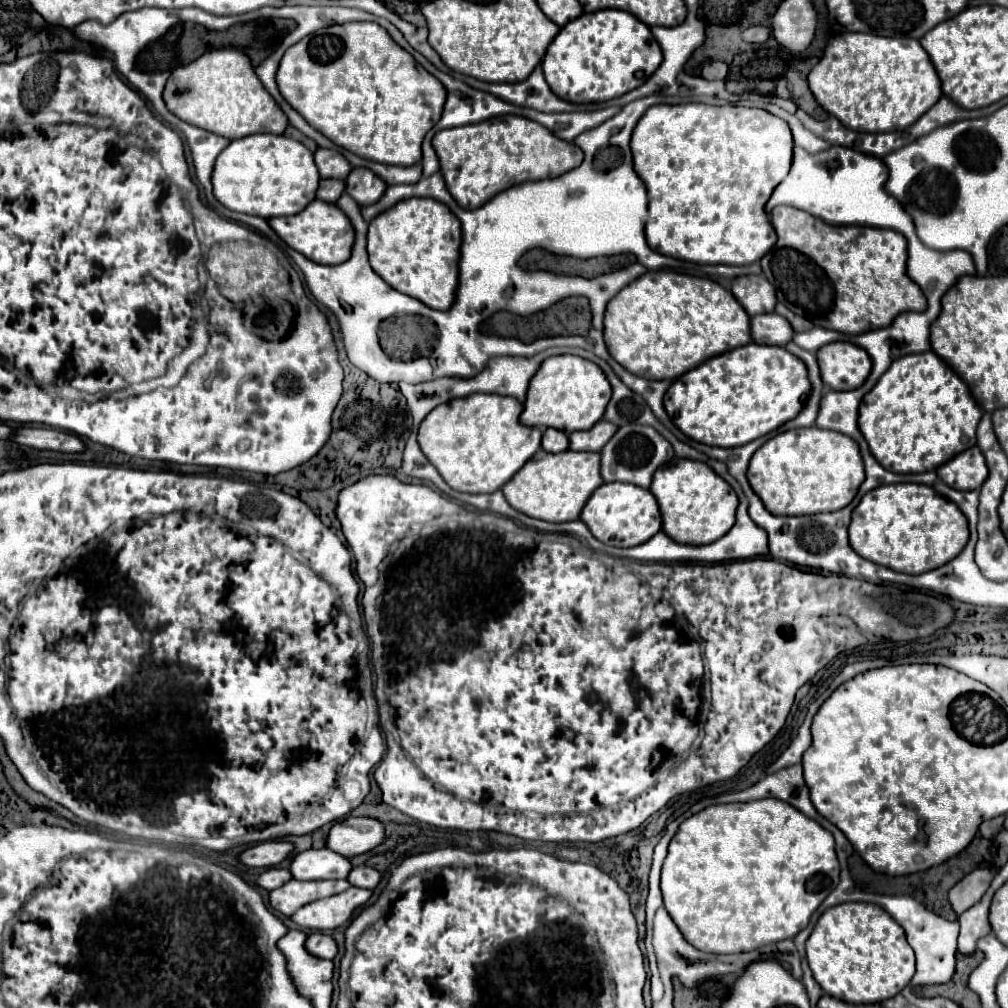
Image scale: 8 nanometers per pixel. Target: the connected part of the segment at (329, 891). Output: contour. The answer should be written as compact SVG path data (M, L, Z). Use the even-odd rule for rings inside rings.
M289 880L281 888L275 888L269 892L269 904L285 914L295 914L303 904L309 904L313 900L319 900L323 896L333 896L339 892L345 892L351 884L347 880L319 880L319 882L299 882Z

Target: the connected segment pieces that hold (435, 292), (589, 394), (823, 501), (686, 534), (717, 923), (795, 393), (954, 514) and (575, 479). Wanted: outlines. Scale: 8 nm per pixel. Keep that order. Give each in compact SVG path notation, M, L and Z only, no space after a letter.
M409 198L401 200L393 208L381 212L369 222L367 232L367 252L371 268L395 290L421 300L433 310L449 310L455 300L455 290L459 282L459 248L461 248L461 224L451 214L451 210L433 198Z
M551 356L547 358L537 374L531 378L527 400L519 422L535 428L557 428L565 434L575 430L589 430L601 420L603 410L611 398L611 386L603 378L603 370L597 364L579 356Z
M817 426L787 430L773 436L753 454L747 470L747 480L753 492L775 516L803 516L803 514L841 510L855 498L863 478L865 478L863 460L859 458L859 446L855 446L855 440L833 430L821 430Z
M679 458L673 464L661 466L655 472L649 490L659 504L663 532L679 544L711 544L713 540L719 540L723 534L727 534L727 530L731 530L735 524L737 494L703 462Z
M775 798L753 800L753 802L745 802L745 804L717 804L717 806L709 806L709 808L701 810L699 814L693 814L679 826L677 834L673 836L673 840L669 844L669 854L667 854L667 858L663 862L663 870L661 870L661 892L663 892L663 902L665 902L669 916L679 926L679 930L687 938L687 942L691 942L697 950L713 952L713 954L747 952L747 950L755 950L763 944L793 938L797 932L801 932L807 926L811 914L819 908L819 904L827 898L827 894L837 884L839 884L839 862L837 862L835 842L833 842L831 832L827 832L815 820L811 820L805 814L801 814L799 810L795 810L791 804L787 804L783 800L775 800Z
M751 342L709 358L673 380L663 406L685 436L709 446L737 448L795 418L809 392L807 368L797 356L781 346L759 346Z
M885 484L867 492L849 524L849 540L863 558L903 574L921 574L951 562L967 544L963 512L925 484Z
M539 448L533 454L533 458L501 490L515 510L531 518L547 522L569 522L579 518L585 502L601 484L603 478L599 472L599 454L571 450L549 454L543 448Z

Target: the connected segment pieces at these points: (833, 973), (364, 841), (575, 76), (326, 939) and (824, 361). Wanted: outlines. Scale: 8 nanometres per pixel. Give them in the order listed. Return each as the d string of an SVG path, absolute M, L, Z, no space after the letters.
M867 902L837 904L823 912L807 938L806 961L823 992L849 1004L881 1004L883 1000L897 996L915 974L915 956L905 940L903 928L881 906Z
M345 818L331 826L325 846L345 858L365 854L379 846L385 838L385 828L375 818Z
M597 10L571 20L559 30L547 48L543 70L553 94L567 102L591 104L631 92L643 84L643 80L635 78L635 72L641 70L649 78L661 62L661 48L647 24L625 10Z
M313 932L309 934L307 942L305 942L305 948L311 956L315 958L325 958L325 960L333 960L335 954L337 954L337 944L331 936L327 934L321 934L321 932Z
M831 342L817 352L821 380L831 390L853 390L859 388L869 372L869 354L851 342Z

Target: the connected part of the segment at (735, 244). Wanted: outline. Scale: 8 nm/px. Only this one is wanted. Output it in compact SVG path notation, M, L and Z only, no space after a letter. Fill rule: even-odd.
M659 104L649 108L637 122L635 126L635 136L631 138L631 152L635 148L633 154L633 166L635 172L639 174L639 178L643 180L647 194L649 194L649 218L647 218L647 242L649 246L665 256L673 256L679 260L689 260L695 264L753 264L757 260L763 258L763 254L767 254L767 250L771 250L771 246L775 246L777 238L775 238L775 230L771 226L771 222L767 220L765 214L765 204L771 196L771 192L775 190L775 186L789 174L789 166L791 166L791 158L793 158L793 136L791 130L787 126L787 122L783 122L781 118L775 118L773 114L765 112L765 110L755 110L755 108L735 108L735 106L707 106L707 128L721 128L721 134L711 134L705 132L705 104L679 104L679 106L667 106L667 104ZM733 132L743 134L751 132L755 136L735 136Z

